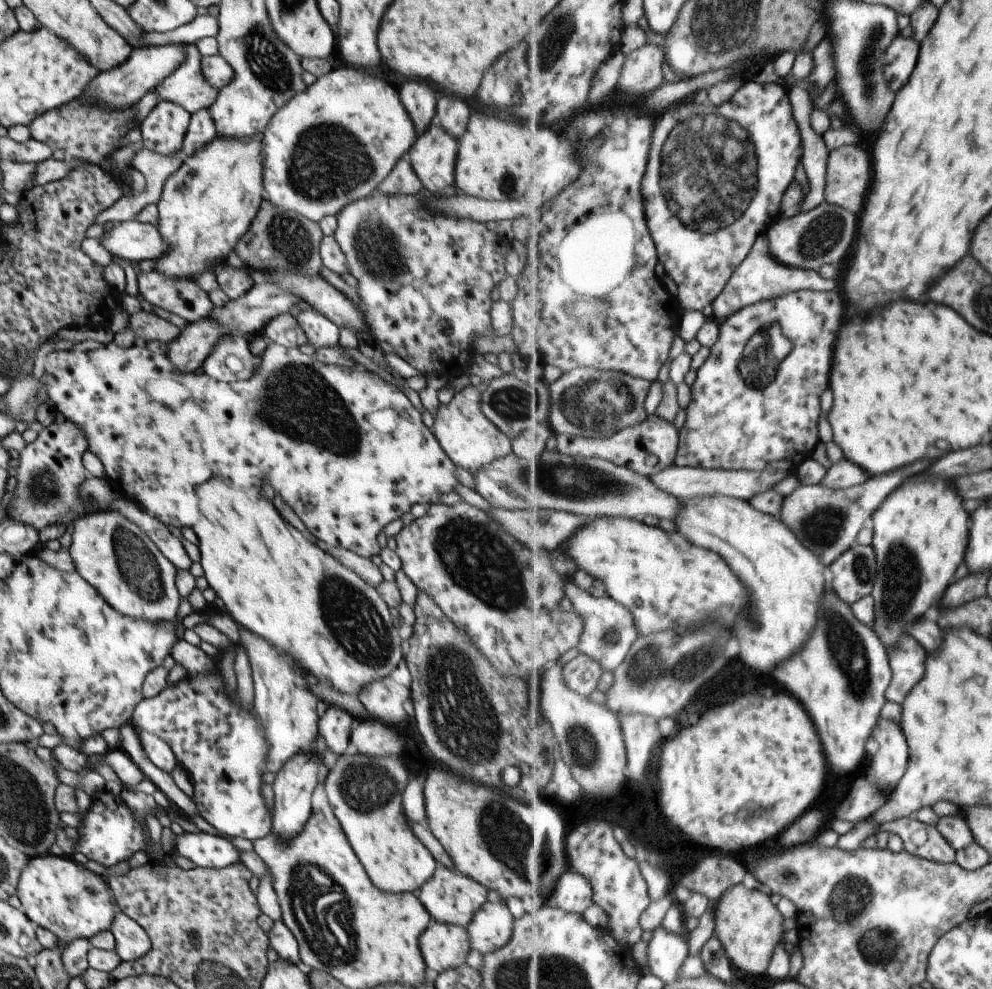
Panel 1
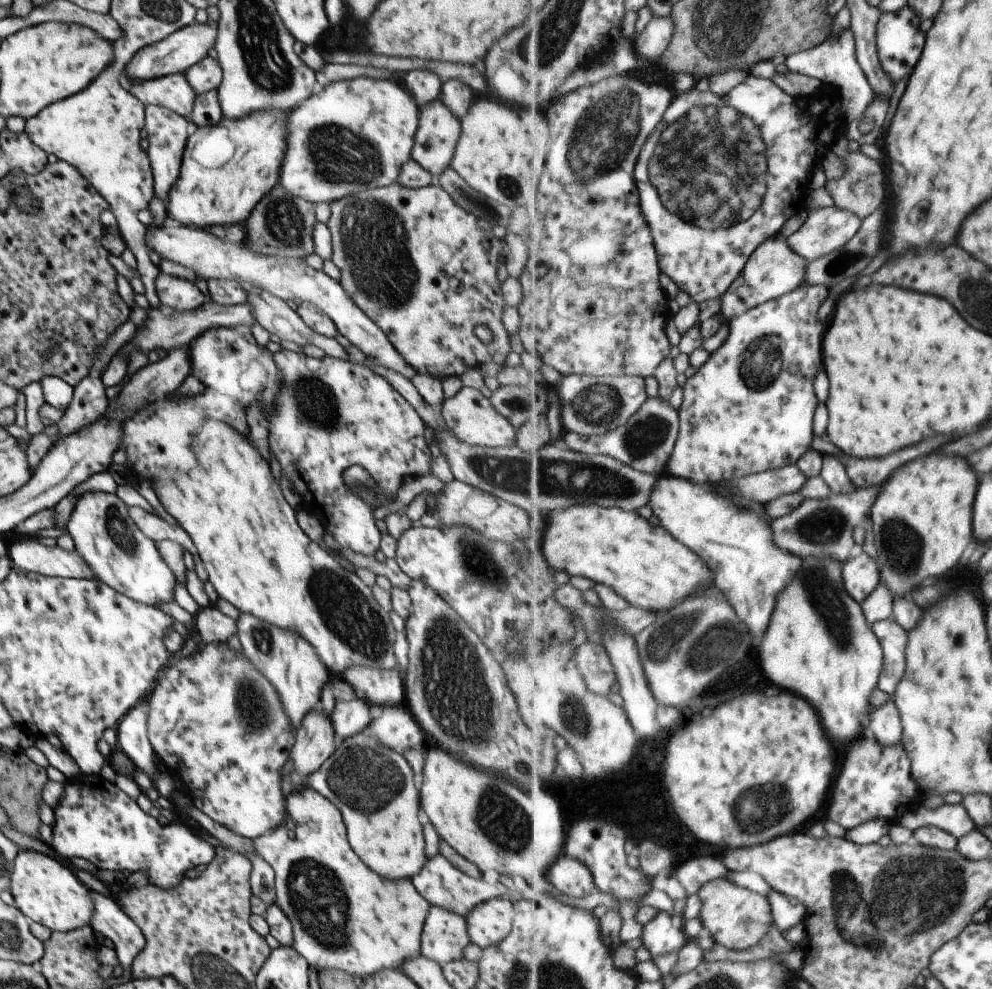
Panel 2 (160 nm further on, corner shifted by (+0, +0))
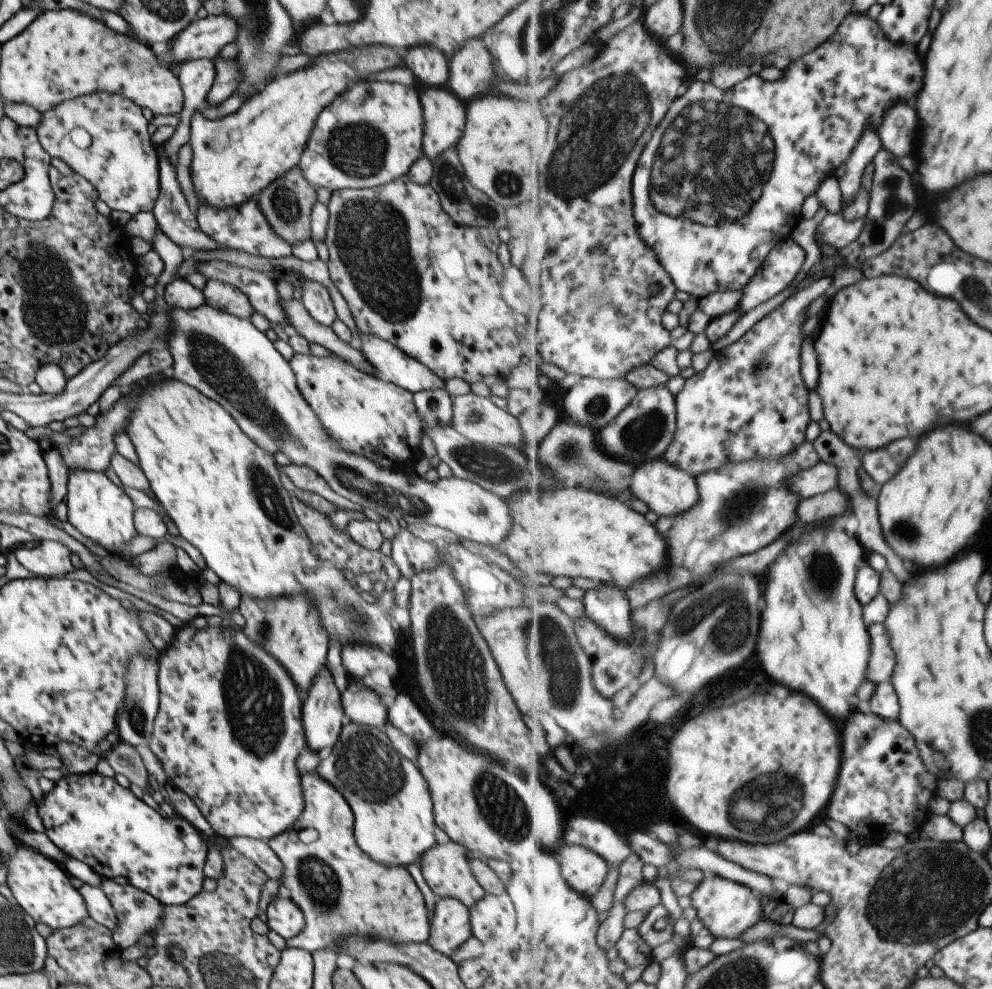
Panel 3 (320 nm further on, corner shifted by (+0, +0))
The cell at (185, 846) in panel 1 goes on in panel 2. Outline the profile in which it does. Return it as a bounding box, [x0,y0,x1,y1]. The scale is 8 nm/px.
[50,773,215,890]

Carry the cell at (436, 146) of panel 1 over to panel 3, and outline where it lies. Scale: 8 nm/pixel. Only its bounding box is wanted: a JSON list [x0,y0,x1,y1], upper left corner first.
[419,87,466,160]

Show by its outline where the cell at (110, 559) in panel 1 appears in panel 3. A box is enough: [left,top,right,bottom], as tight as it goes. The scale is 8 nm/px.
[66,469,136,557]

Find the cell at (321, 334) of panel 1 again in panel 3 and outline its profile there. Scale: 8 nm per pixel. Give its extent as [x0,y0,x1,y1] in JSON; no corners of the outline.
[300,279,336,326]

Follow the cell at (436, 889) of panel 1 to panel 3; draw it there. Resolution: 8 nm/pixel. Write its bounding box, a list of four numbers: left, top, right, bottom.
[417,839,486,908]

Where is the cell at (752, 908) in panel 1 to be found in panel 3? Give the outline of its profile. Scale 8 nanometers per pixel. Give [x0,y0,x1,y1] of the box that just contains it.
[690,874,765,938]

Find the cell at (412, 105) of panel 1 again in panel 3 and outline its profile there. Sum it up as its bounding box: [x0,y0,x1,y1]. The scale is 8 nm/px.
[405,46,448,87]

